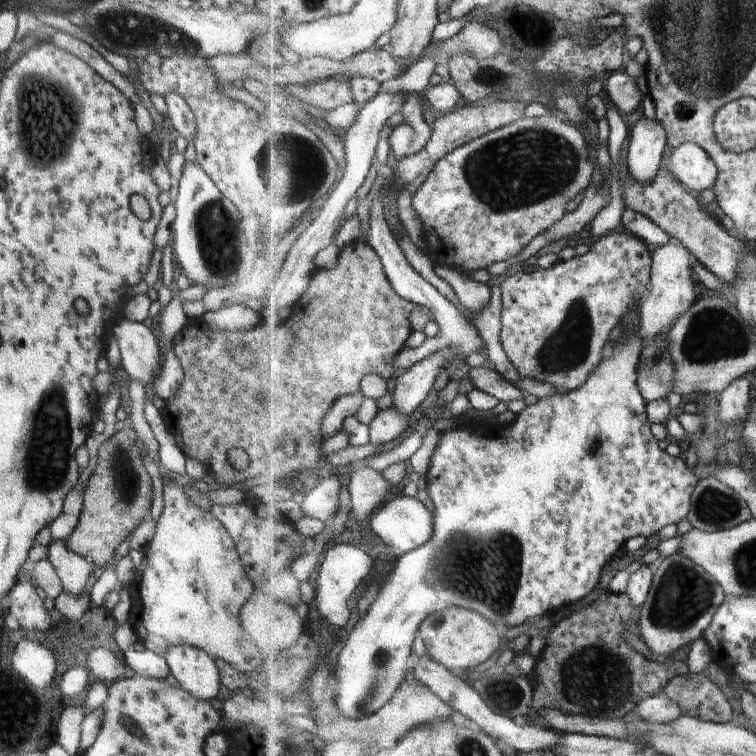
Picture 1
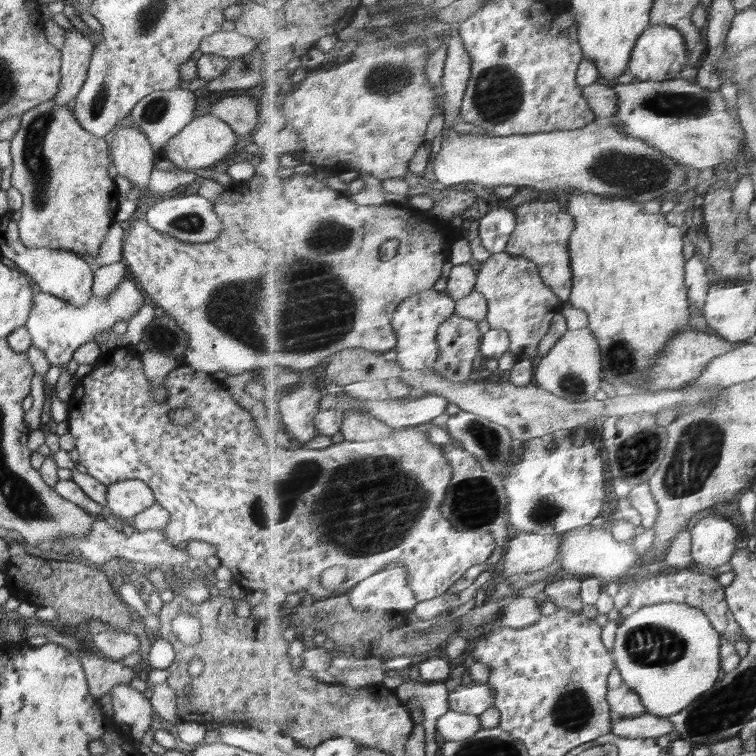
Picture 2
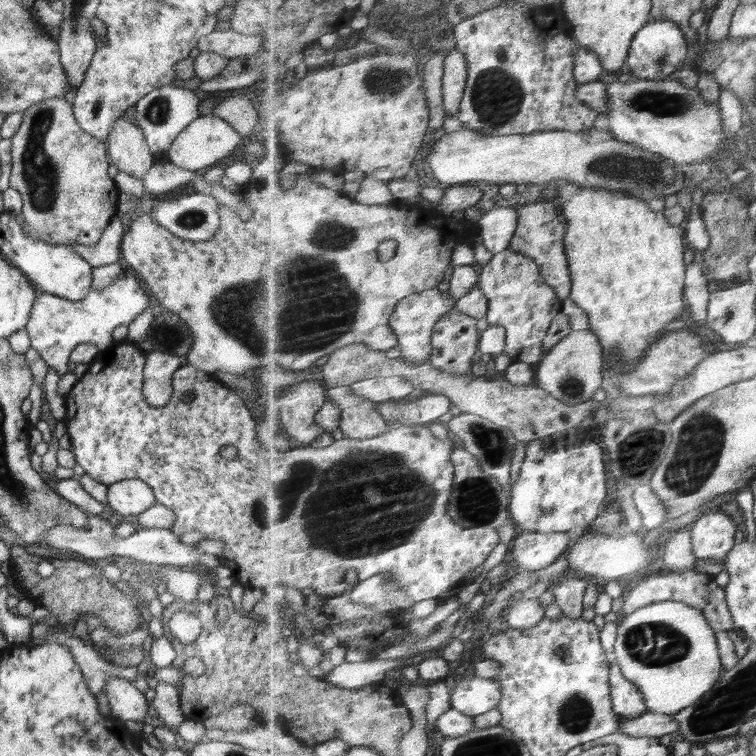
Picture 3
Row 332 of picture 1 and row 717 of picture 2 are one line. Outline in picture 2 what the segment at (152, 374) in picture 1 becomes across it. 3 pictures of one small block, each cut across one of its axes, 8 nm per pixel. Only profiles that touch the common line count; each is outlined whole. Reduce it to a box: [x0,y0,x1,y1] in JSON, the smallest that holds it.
[110,683,153,745]

